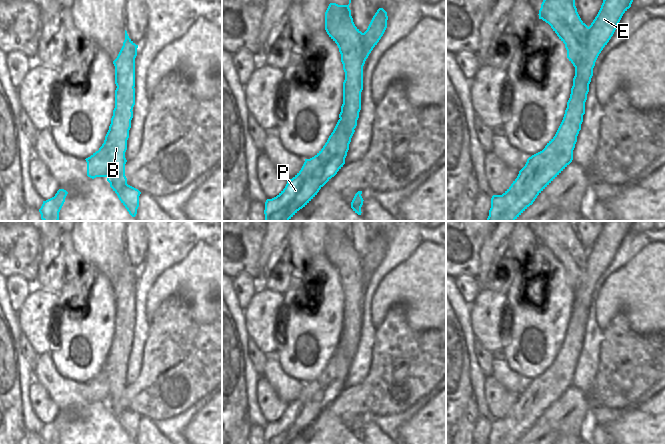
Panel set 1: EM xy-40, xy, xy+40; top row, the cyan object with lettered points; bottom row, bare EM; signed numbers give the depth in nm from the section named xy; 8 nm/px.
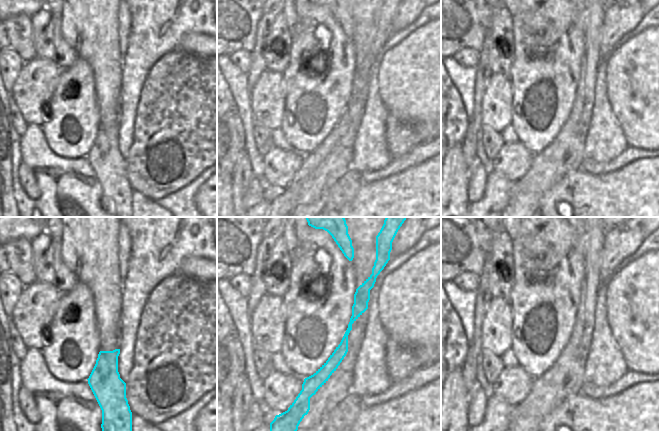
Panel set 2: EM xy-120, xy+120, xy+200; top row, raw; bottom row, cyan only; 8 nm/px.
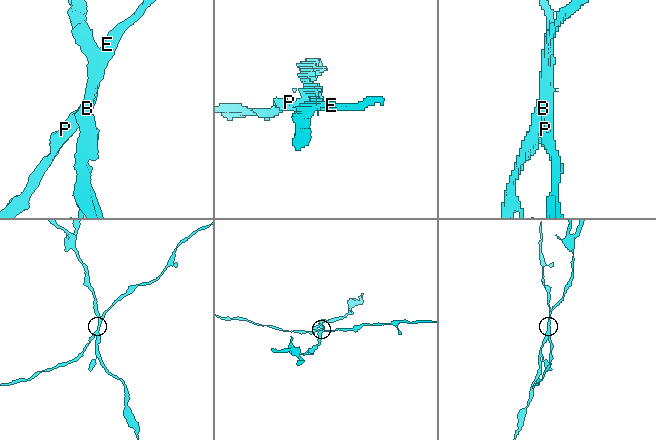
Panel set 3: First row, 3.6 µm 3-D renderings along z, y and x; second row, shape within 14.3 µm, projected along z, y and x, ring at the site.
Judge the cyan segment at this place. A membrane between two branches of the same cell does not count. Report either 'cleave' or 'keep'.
cleave

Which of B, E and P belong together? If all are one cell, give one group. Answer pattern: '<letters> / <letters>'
B / E P

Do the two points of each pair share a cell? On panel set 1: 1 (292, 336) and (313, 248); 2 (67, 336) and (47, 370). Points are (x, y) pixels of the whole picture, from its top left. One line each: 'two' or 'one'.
1: two
2: two

